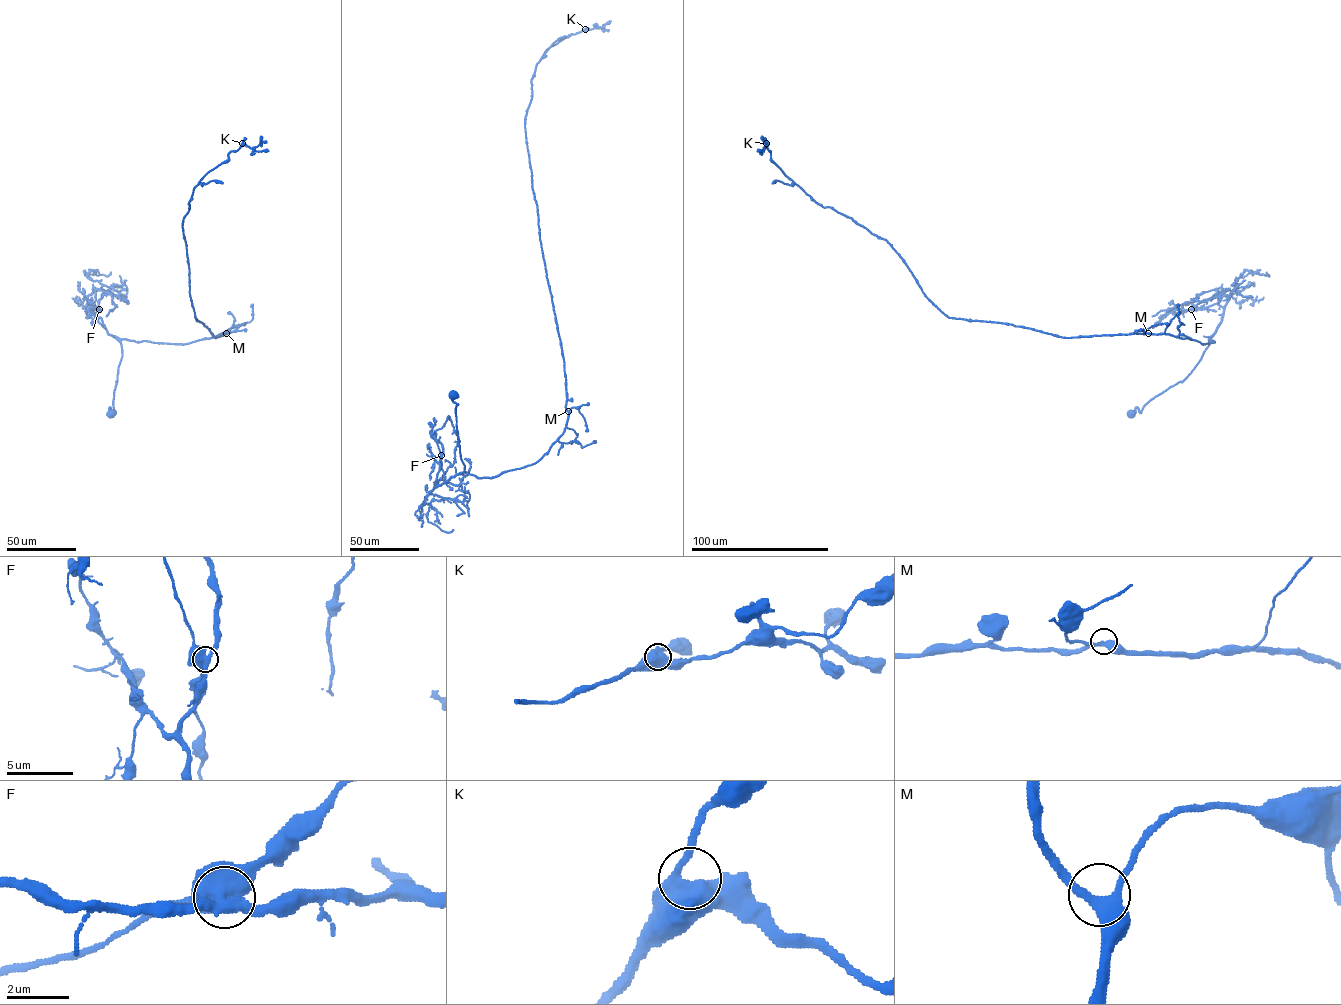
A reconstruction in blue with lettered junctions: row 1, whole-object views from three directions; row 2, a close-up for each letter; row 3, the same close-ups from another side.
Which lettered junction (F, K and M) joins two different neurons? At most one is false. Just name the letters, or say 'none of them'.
none of them

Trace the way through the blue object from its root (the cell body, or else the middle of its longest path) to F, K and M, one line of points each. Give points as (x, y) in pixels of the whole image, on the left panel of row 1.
F: (111, 414), (109, 407), (115, 412), (114, 392), (122, 349), (120, 343), (95, 317), (93, 304), (99, 309)
K: (111, 414), (114, 336), (226, 334), (195, 317), (182, 222), (194, 188), (242, 143)
M: (111, 414), (122, 356), (114, 336), (186, 344), (226, 333)

